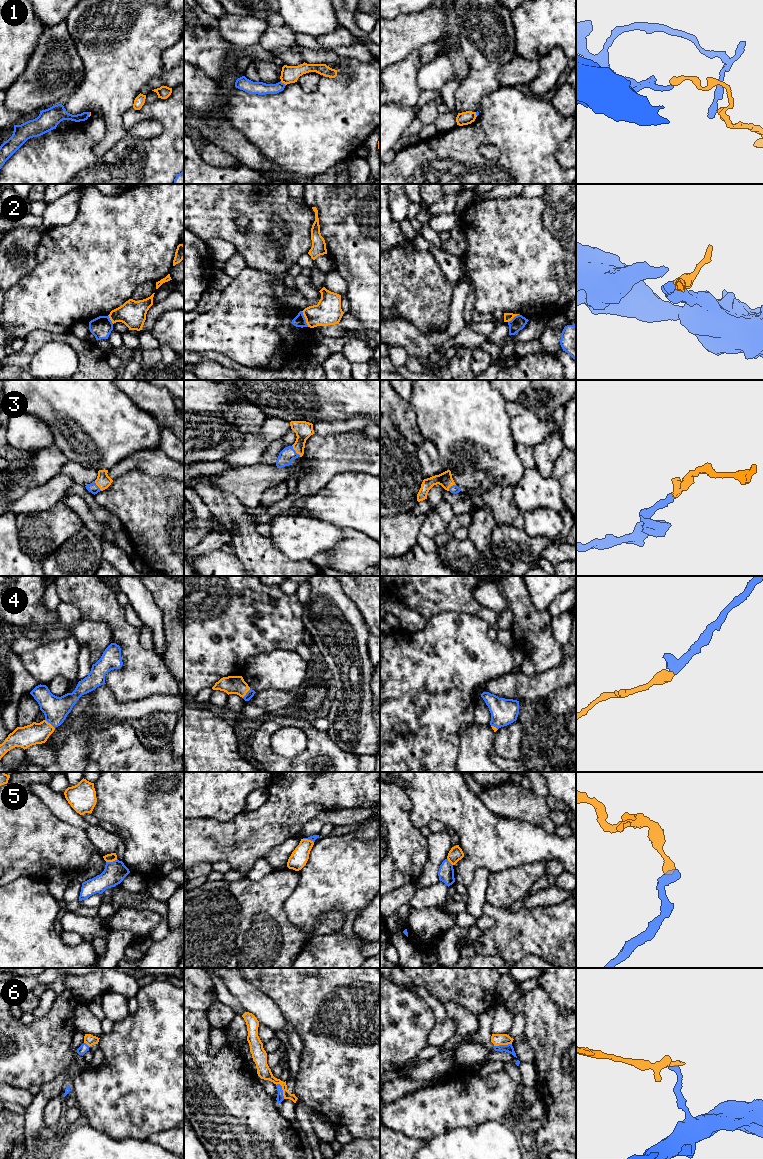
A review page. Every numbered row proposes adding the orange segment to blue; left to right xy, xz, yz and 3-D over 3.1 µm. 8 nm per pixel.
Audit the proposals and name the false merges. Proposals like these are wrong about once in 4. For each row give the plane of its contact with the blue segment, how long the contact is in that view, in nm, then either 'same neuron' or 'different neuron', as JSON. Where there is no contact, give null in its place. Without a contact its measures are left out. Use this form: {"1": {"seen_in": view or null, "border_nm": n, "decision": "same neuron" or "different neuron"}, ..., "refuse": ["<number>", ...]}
{"1": {"seen_in": "xz", "border_nm": 60, "decision": "different neuron"}, "2": {"seen_in": "xz", "border_nm": 140, "decision": "different neuron"}, "3": {"seen_in": "xz", "border_nm": 120, "decision": "same neuron"}, "4": {"seen_in": "xy", "border_nm": 110, "decision": "same neuron"}, "5": {"seen_in": "xy", "border_nm": 100, "decision": "different neuron"}, "6": {"seen_in": "xz", "border_nm": 140, "decision": "different neuron"}, "refuse": ["1", "2", "5", "6"]}

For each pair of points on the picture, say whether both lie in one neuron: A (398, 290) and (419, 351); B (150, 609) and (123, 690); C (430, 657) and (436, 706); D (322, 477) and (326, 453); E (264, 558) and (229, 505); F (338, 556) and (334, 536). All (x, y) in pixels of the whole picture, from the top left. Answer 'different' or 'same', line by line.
A: different
B: different
C: same
D: same
E: same
F: different

